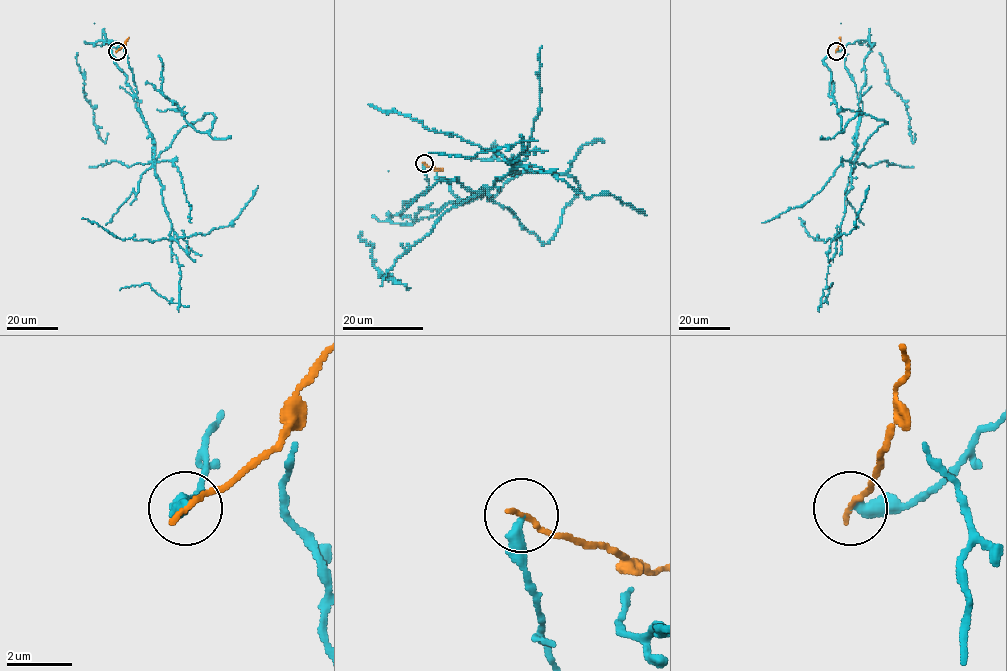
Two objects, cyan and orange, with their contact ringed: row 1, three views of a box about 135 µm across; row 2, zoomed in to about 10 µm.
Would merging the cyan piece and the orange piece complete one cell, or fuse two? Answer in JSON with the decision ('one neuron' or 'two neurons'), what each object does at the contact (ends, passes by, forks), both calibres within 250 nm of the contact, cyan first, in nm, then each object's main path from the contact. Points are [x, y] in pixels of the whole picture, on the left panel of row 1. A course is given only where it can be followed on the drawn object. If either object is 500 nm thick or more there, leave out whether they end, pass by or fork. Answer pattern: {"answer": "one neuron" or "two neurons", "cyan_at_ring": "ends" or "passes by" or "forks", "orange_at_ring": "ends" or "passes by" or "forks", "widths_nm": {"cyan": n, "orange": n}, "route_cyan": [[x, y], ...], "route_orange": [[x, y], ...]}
{"answer": "two neurons", "cyan_at_ring": "ends", "orange_at_ring": "ends", "widths_nm": {"cyan": 360, "orange": 180}, "route_cyan": [[117, 51], [103, 31], [155, 161], [185, 126], [215, 117], [205, 132], [185, 120], [163, 94], [158, 55]], "route_orange": [[117, 51], [129, 37]]}

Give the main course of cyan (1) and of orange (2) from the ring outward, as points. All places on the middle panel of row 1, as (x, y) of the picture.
1: (424, 163), (428, 188), (402, 215), (484, 192), (545, 243), (577, 182), (489, 150)
2: (424, 163), (443, 169)

